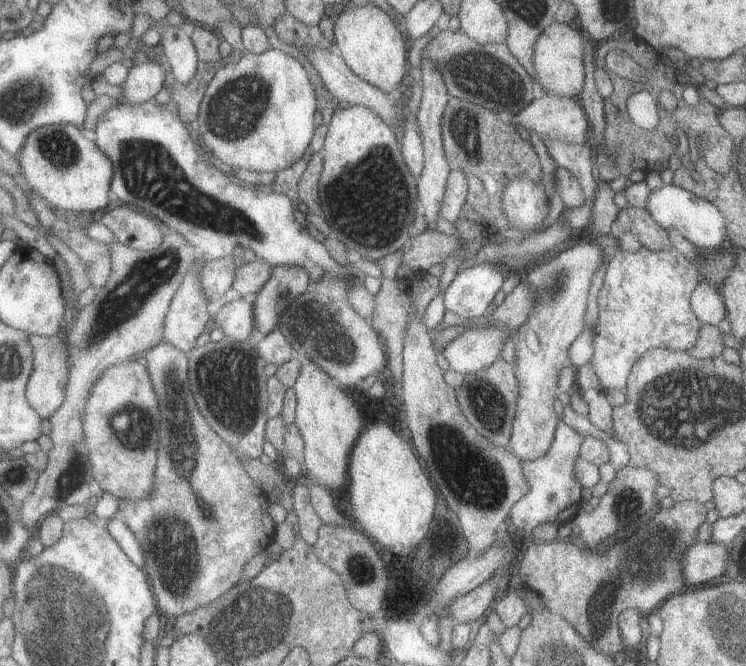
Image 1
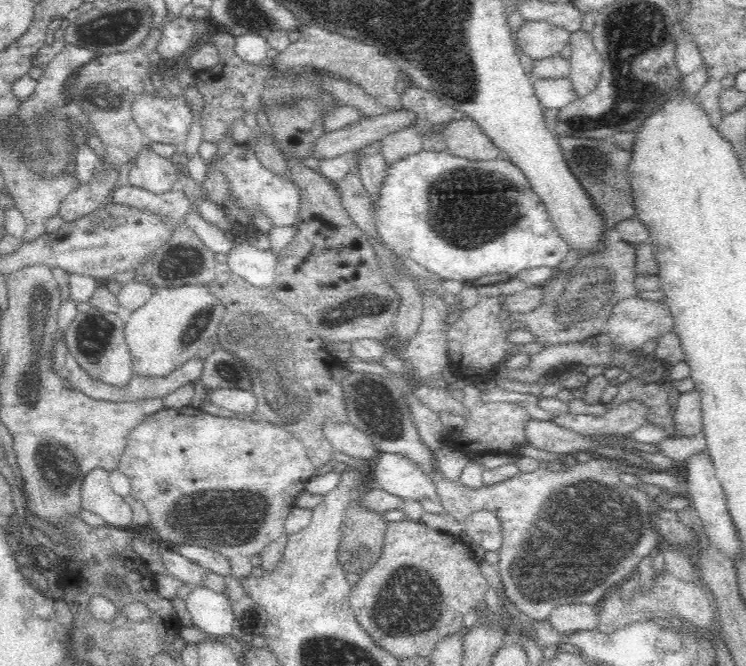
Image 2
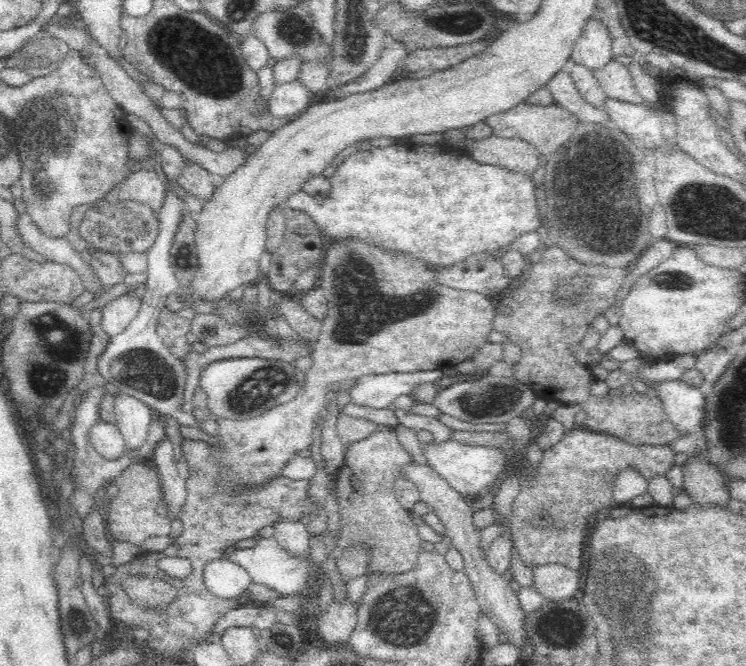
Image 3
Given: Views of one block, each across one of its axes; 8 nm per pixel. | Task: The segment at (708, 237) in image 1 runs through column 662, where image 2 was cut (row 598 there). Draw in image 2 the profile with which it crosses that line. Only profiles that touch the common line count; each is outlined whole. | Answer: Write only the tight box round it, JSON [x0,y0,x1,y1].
[186,588,234,638]

